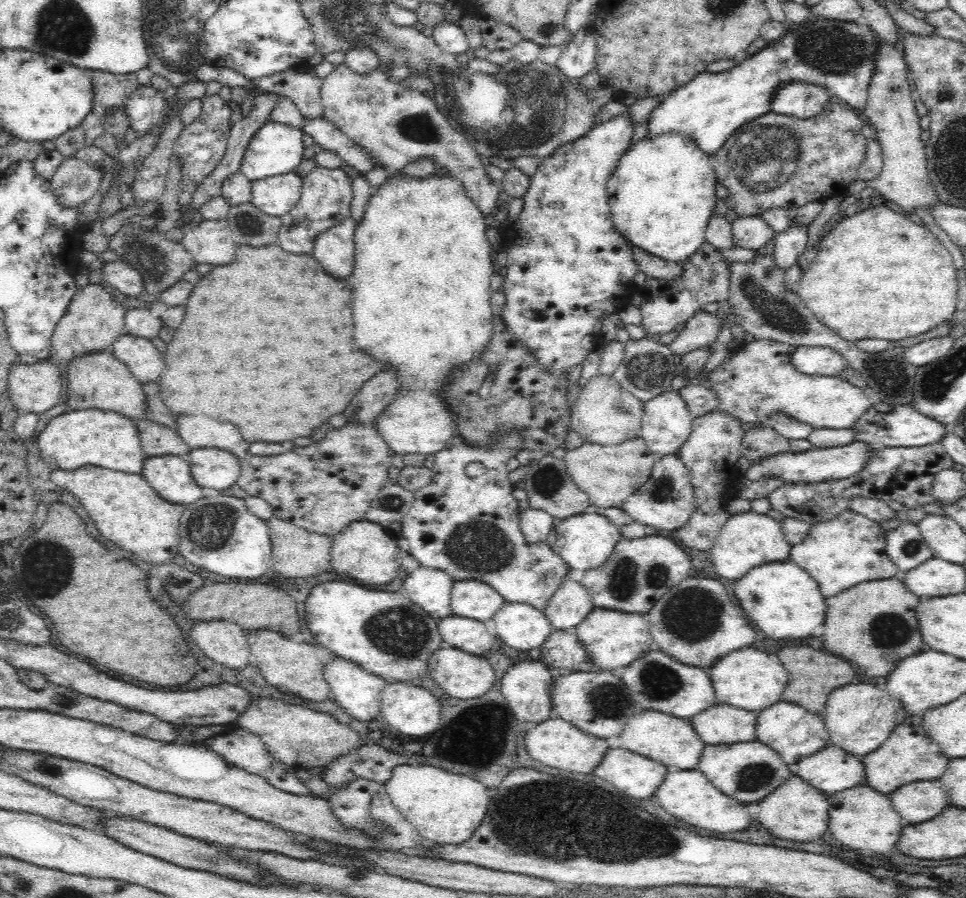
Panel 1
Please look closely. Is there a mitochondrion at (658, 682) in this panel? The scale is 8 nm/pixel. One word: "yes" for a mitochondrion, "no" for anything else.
yes

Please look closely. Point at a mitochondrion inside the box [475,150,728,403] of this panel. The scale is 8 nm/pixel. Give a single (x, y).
(648, 371)

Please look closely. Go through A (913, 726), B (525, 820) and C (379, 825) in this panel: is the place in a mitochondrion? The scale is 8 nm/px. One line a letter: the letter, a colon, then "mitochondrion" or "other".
A: other
B: mitochondrion
C: mitochondrion

